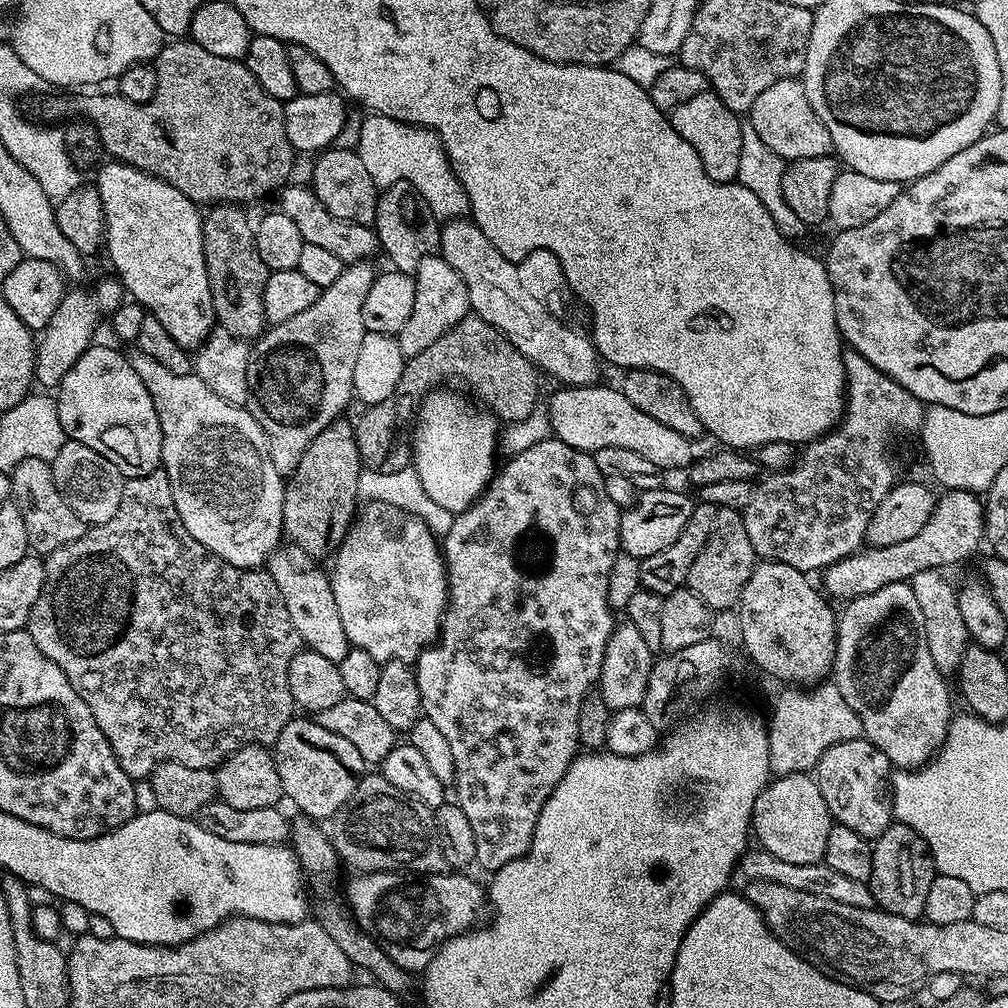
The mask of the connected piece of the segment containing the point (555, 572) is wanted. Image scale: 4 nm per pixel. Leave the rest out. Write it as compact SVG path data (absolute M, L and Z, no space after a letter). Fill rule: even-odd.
M549 438L538 442L538 446L530 446L530 450L522 450L507 463L505 468L503 465L499 469L492 483L488 485L488 491L468 507L467 511L459 513L453 519L450 530L443 533L444 566L448 569L448 606L444 609L442 638L425 648L414 661L423 719L434 722L434 726L438 726L439 732L446 737L446 743L450 746L456 779L454 800L460 805L462 814L466 814L474 830L475 863L481 864L488 874L528 853L528 847L532 845L534 826L538 822L538 814L546 798L550 798L550 794L578 755L579 712L582 710L585 696L597 687L602 658L606 654L606 646L610 642L614 627L614 609L608 605L610 568L622 552L622 508L612 501L612 496L608 493L609 485L598 470L595 455L591 451L566 446L566 442Z

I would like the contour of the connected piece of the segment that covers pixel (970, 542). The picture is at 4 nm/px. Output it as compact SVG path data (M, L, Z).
M953 488L943 494L945 496L941 495L937 499L936 508L930 514L926 526L922 526L914 538L906 538L906 542L885 548L867 547L851 556L835 560L830 567L823 569L823 591L833 601L857 600L859 596L882 590L882 586L911 581L912 576L922 570L948 570L951 564L970 559L979 550L980 543L983 545L986 540L985 501L977 493L968 492L965 488Z

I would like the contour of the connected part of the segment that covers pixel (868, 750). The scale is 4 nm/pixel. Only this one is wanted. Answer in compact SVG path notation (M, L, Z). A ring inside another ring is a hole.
M868 739L838 742L822 754L816 763L814 779L833 821L842 826L850 826L854 834L862 834L874 842L894 822L892 810L892 777L894 765L888 761L886 754L878 750Z

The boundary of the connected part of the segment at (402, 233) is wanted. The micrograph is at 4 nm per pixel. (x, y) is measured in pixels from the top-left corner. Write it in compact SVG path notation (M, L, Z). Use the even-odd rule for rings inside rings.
M395 186L379 193L374 231L380 240L382 252L388 255L392 263L389 265L395 271L415 273L418 265L439 249L441 227L441 221L431 212L427 202L411 191Z

